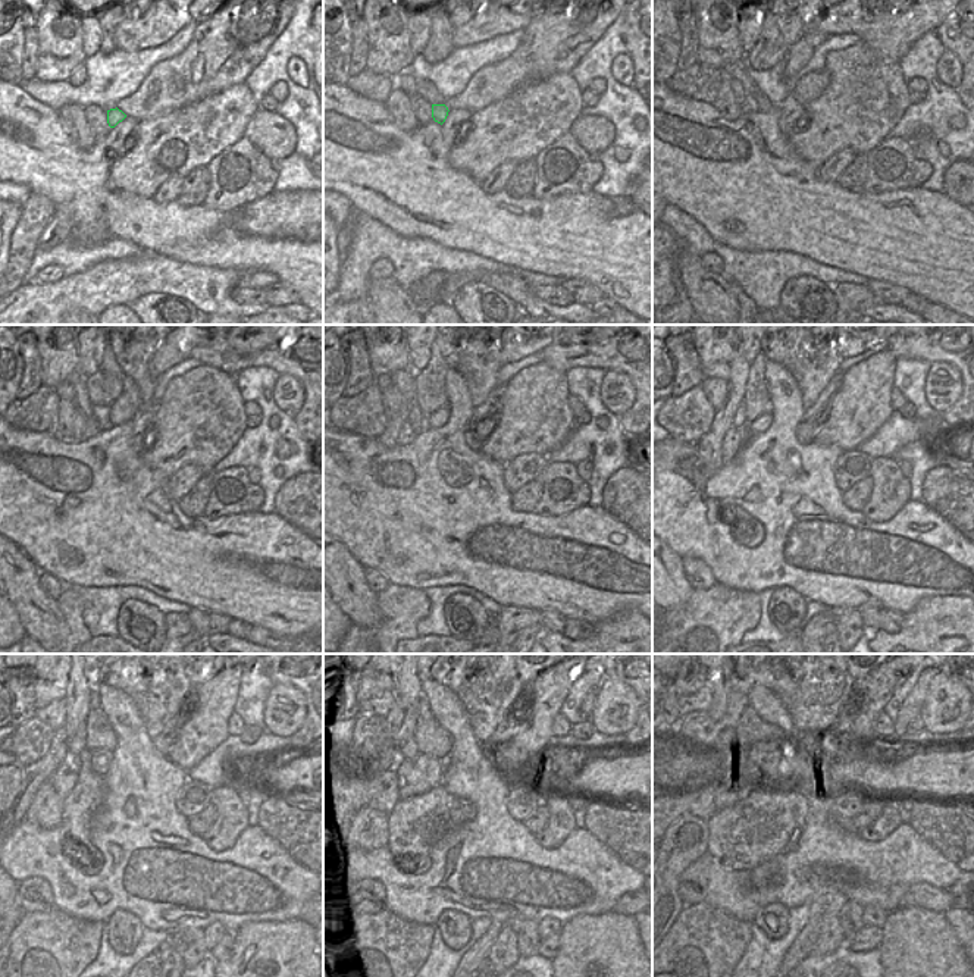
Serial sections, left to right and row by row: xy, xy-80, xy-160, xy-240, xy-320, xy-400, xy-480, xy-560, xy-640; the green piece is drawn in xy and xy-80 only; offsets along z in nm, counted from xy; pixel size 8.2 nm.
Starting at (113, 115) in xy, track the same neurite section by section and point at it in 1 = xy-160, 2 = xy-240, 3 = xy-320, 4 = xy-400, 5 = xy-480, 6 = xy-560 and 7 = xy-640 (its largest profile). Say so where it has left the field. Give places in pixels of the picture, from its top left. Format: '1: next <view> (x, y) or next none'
1: next xy-160 (764, 105)
2: next xy-240 (81, 401)
3: next xy-320 (403, 379)
4: next xy-400 (719, 370)
5: next xy-480 (44, 692)
6: next xy-560 (368, 683)
7: next xy-640 (686, 683)

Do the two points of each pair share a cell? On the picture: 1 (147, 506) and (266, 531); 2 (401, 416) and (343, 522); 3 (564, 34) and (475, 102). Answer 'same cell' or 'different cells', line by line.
1: same cell
2: different cells
3: same cell

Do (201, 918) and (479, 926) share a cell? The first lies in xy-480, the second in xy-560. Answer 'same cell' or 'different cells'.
different cells

